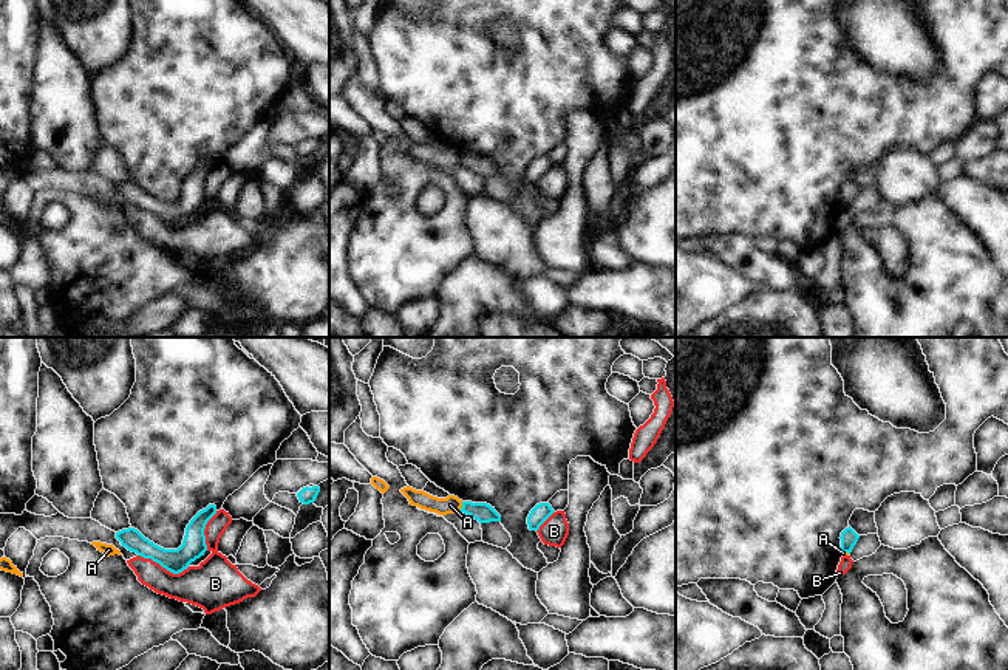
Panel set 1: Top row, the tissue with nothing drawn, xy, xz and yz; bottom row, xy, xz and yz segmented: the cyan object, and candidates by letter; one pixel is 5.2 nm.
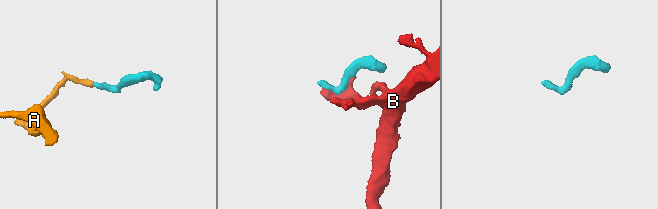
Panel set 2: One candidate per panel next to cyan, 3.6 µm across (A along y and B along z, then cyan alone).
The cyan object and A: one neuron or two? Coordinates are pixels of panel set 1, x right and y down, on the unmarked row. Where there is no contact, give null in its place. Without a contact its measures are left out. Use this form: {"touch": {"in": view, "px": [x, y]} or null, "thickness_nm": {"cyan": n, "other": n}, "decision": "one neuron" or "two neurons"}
{"touch": {"in": "xz", "px": [463, 160]}, "thickness_nm": {"cyan": 100, "other": 90}, "decision": "two neurons"}

